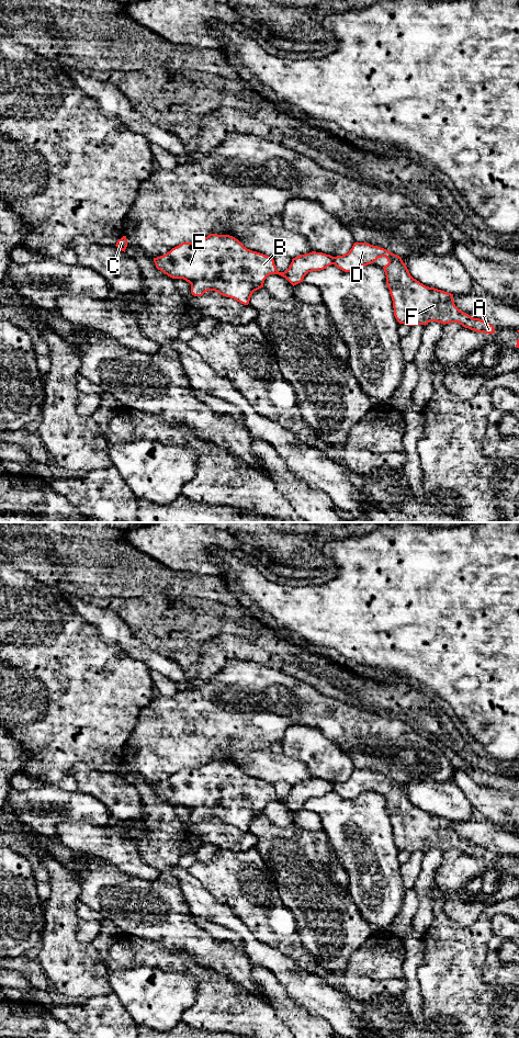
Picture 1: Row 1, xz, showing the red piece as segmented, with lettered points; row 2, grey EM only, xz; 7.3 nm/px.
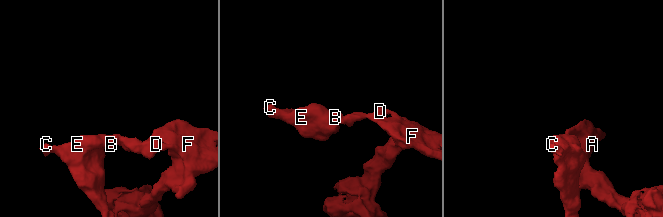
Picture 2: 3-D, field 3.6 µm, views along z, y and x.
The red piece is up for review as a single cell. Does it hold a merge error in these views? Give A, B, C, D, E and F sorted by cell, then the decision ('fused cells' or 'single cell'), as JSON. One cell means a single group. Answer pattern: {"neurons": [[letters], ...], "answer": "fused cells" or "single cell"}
{"neurons": [["A", "D", "F"], ["B", "C", "E"]], "answer": "fused cells"}

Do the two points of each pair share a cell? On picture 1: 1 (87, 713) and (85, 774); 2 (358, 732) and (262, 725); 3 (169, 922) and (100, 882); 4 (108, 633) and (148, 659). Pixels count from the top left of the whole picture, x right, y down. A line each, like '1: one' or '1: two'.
1: two
2: one
3: one
4: one

